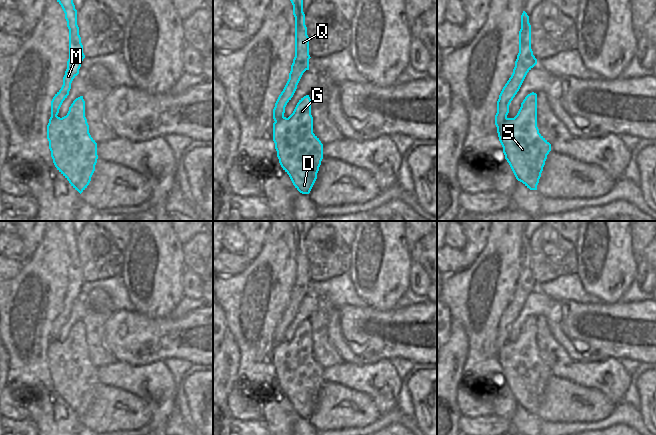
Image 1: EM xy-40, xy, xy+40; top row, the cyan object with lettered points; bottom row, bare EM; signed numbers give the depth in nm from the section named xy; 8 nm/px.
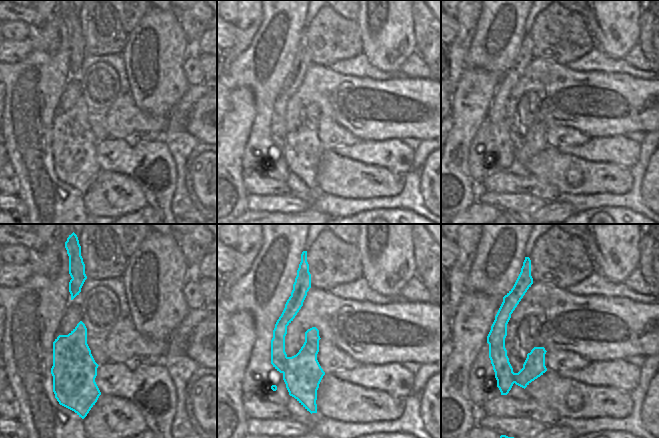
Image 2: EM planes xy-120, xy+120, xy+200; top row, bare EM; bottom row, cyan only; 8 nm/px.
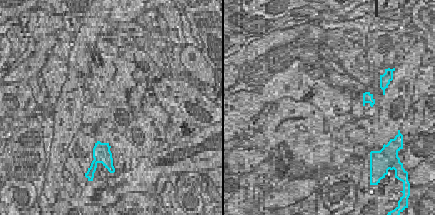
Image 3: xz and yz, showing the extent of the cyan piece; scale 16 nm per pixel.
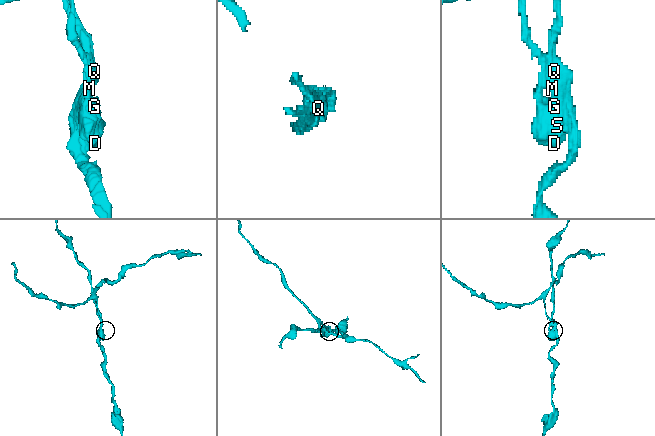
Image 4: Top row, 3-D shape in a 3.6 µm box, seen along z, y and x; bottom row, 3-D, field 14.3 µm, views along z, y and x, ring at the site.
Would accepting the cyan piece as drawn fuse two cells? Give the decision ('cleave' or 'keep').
cleave

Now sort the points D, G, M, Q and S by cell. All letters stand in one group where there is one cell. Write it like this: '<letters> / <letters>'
D G S / M Q

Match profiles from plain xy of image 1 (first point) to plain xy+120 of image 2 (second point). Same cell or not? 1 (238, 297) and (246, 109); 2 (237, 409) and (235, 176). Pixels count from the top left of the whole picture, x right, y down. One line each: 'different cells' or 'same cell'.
1: different cells
2: different cells

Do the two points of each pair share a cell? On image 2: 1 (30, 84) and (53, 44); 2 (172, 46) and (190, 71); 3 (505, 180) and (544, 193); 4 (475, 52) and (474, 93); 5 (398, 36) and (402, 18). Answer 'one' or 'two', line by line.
1: one
2: two
3: one
4: two
5: one

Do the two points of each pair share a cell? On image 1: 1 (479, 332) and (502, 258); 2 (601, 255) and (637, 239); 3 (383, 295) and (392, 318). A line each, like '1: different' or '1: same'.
1: same
2: different
3: different

